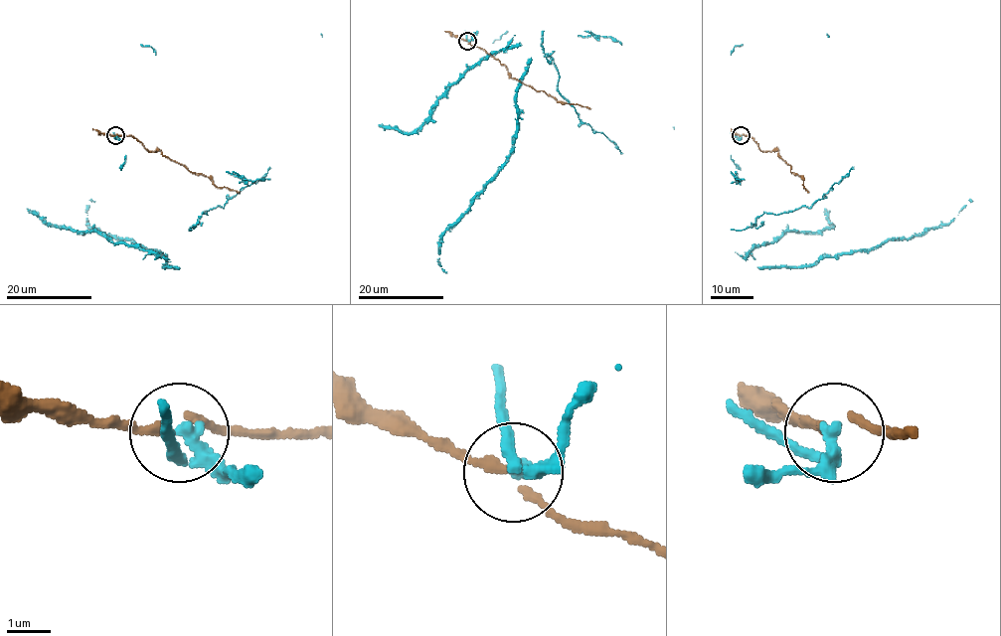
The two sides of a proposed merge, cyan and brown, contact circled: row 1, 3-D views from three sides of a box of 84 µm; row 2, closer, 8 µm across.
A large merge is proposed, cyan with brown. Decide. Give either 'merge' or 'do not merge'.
do not merge

